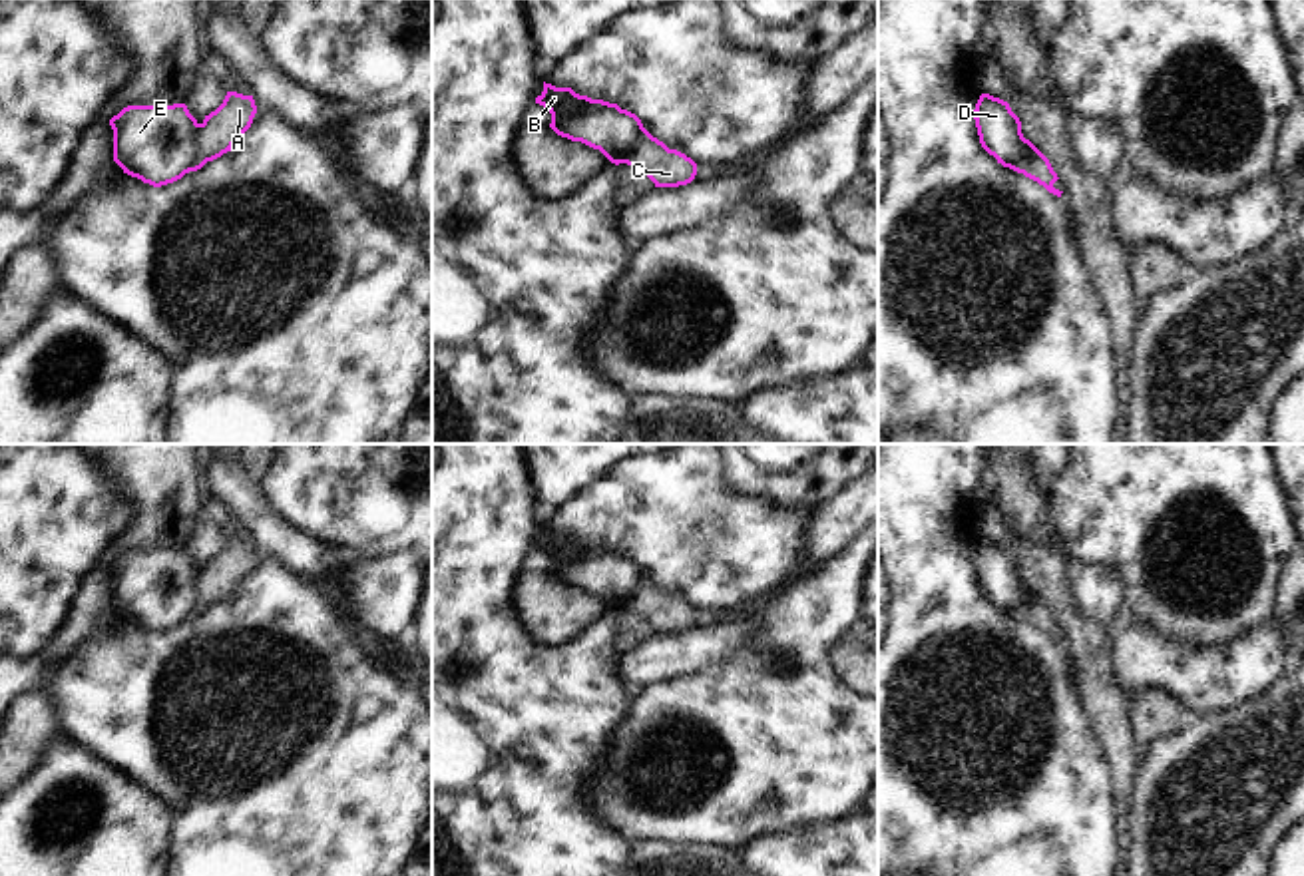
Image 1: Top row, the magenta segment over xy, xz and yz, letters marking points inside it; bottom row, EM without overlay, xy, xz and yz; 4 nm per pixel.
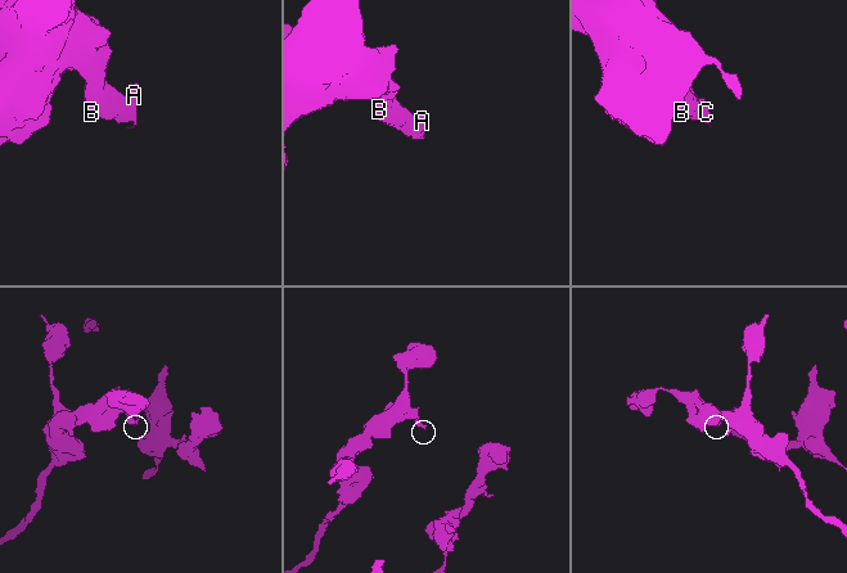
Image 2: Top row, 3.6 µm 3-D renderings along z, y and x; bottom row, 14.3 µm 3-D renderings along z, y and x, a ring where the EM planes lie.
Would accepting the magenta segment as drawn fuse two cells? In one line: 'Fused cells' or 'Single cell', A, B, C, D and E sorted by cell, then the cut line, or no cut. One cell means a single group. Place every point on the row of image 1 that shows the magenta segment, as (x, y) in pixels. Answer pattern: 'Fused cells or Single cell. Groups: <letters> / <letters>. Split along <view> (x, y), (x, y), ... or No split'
Fused cells. Groups: A C / B D E. Split along xy (200, 124), (194, 136), (194, 158), (184, 172)

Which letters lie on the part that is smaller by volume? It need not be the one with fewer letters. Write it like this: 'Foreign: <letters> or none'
Foreign: A, C

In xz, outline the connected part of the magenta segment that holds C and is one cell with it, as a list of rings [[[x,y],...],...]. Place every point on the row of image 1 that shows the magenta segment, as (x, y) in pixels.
[[[645,127],[635,137],[623,163],[645,173],[655,187],[687,185],[697,175],[697,163],[677,149],[669,149]]]

